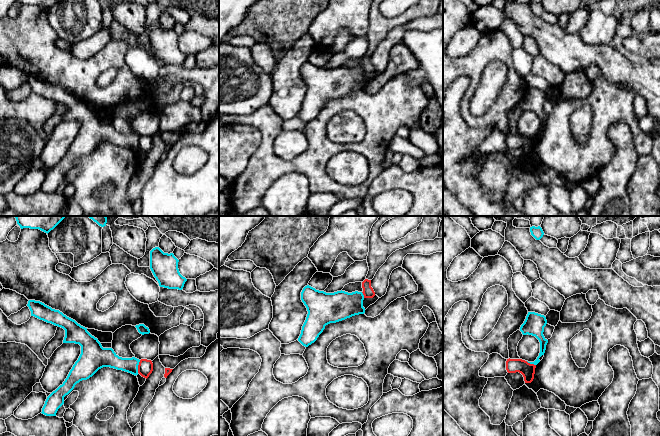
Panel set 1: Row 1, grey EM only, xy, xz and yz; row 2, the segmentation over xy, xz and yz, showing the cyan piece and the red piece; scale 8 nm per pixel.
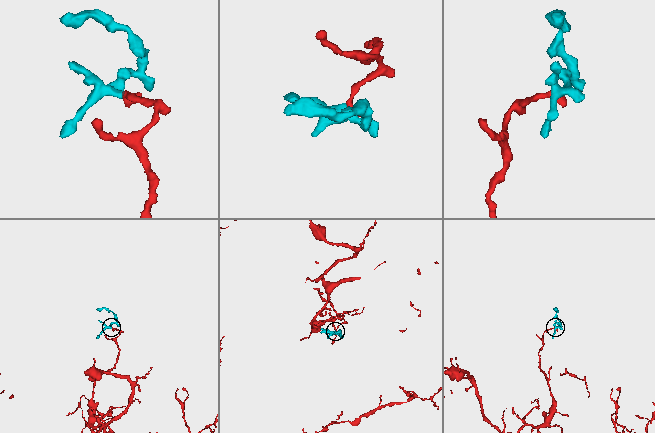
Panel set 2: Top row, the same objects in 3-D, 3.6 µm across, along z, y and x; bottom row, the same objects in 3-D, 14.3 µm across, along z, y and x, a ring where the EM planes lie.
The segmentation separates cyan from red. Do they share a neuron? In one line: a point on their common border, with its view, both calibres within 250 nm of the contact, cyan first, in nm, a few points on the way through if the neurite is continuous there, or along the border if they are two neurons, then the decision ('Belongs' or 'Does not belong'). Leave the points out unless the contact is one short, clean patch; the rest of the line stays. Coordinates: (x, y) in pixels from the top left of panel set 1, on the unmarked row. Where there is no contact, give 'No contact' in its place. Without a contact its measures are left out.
Touches cyan at xy (137, 142). Thickness 140 nm (cyan) against 120 nm. Boundary: xy (140, 136), (137, 148). Does not belong

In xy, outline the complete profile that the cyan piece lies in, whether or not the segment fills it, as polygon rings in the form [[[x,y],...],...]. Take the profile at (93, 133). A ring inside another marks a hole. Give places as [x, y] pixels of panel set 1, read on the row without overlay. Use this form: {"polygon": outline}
{"polygon": [[[29,76],[27,82],[31,87],[31,92],[65,106],[63,119],[75,119],[81,122],[78,136],[63,160],[47,173],[42,190],[56,192],[58,185],[64,180],[64,173],[74,165],[75,161],[82,156],[89,155],[103,143],[138,151],[139,135],[122,134],[112,124],[103,124],[98,115],[87,107],[87,104],[40,77]]]}

